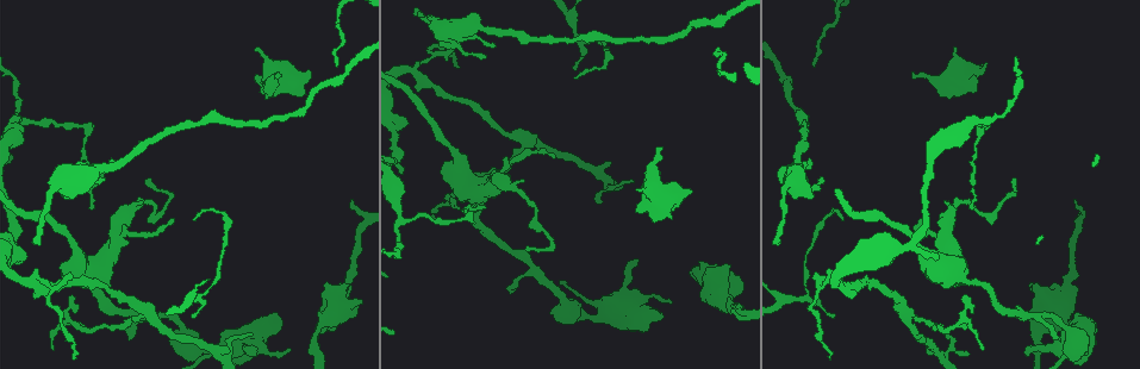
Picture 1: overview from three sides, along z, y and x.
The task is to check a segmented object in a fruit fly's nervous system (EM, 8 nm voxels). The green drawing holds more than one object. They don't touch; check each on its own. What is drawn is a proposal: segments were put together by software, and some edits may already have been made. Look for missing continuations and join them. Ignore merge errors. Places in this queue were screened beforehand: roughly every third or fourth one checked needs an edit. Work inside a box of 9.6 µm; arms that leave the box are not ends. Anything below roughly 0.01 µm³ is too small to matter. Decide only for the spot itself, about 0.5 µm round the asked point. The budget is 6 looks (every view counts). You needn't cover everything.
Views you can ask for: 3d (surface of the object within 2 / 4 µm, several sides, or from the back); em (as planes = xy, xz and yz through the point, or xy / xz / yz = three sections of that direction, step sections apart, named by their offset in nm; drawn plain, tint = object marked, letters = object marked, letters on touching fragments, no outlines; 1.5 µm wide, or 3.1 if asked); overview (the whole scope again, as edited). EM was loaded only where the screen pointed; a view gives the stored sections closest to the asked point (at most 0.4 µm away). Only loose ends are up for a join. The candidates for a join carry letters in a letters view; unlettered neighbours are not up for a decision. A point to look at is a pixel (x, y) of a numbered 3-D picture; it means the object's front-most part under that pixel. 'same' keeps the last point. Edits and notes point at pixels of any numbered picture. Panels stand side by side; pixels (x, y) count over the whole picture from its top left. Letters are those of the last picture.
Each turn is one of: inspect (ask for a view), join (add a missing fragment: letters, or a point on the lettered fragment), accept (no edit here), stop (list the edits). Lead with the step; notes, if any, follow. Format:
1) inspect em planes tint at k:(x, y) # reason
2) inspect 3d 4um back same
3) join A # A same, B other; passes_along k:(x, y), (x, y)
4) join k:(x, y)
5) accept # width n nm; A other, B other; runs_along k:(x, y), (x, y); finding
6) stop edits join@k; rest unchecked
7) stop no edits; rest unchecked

inspect em planes letters at 1:(681, 193) # free end

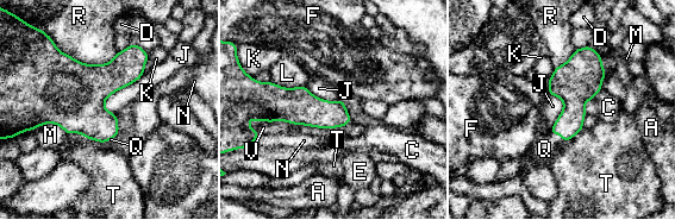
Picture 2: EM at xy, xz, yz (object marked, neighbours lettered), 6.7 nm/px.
join Q # longest_contact V 650 nm; A other, C other, D other, E other, F other, J other, K other, L other, M other, N other, Q same, R other, T other, V other; passes_along 2:(569, 123), (558, 133), (544, 149); the neuron continues

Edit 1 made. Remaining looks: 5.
inspect 3d 4um at 1:(1024, 354) # an open end

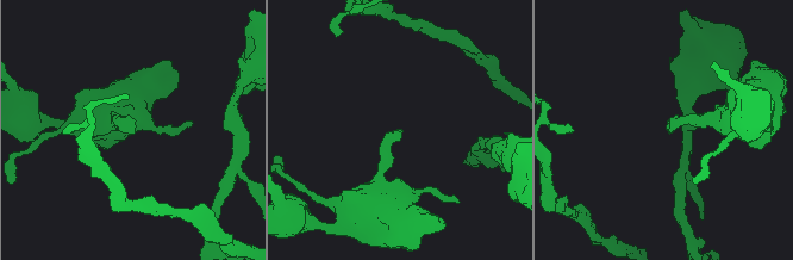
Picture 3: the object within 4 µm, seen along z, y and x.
inspect em xy step 4 letters at 3:(134, 131)

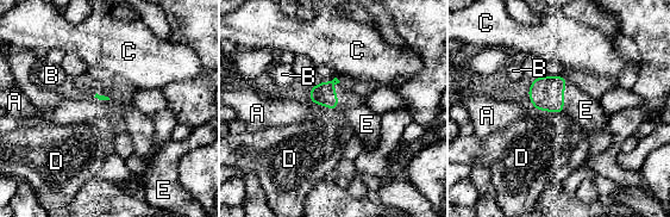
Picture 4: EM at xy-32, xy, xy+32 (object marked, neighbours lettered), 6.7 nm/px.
inspect em planes letters same # cut it another way

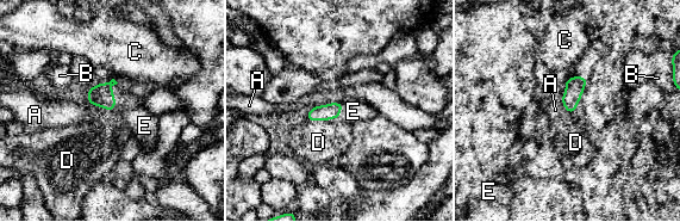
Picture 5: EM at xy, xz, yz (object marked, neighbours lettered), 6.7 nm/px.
join E # width 110 nm; A other, B other, C other, D other, E same; it goes on there

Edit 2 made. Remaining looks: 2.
stop edits join@2, join@5; rest unchecked

